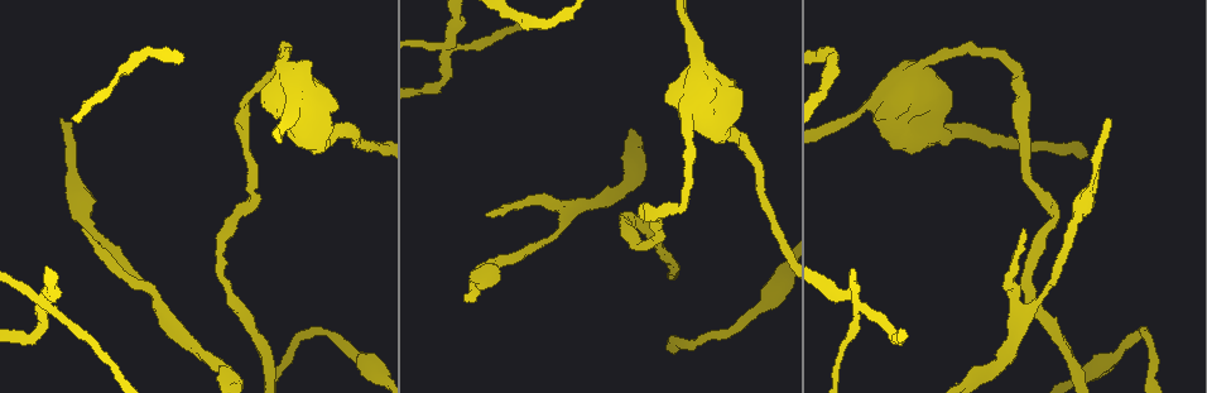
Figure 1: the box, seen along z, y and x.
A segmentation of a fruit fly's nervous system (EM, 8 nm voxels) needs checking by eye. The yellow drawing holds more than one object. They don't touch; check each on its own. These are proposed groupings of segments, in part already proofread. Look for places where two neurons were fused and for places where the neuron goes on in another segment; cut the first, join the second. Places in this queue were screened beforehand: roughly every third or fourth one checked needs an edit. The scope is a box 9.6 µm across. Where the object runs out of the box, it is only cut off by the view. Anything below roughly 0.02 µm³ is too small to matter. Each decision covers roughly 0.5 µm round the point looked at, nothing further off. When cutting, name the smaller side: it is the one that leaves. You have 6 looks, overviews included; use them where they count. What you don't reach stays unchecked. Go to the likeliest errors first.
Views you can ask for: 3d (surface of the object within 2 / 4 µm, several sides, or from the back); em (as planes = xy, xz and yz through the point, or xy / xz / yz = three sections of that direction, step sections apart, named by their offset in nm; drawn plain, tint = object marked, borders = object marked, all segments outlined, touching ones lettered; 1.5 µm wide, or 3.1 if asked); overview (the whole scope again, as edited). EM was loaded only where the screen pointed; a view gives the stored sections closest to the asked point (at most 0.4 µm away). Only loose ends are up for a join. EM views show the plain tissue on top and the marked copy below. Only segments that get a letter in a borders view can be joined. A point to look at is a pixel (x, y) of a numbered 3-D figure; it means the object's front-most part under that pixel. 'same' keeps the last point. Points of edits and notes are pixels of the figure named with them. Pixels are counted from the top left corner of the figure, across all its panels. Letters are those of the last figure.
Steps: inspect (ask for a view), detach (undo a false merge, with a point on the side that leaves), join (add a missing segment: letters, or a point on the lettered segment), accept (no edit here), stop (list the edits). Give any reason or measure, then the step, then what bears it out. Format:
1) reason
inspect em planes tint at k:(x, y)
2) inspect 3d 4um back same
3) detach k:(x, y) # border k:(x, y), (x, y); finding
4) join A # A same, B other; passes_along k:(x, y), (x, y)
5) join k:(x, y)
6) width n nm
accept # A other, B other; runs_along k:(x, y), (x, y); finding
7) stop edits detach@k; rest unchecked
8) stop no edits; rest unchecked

three arms meet
inspect 3d 2um at 1:(1034, 304)

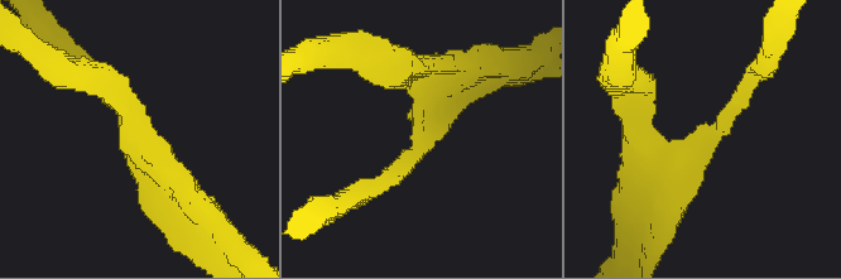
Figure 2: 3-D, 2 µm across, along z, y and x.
shape alone is not enough
inspect em planes borders at 2:(424, 144)

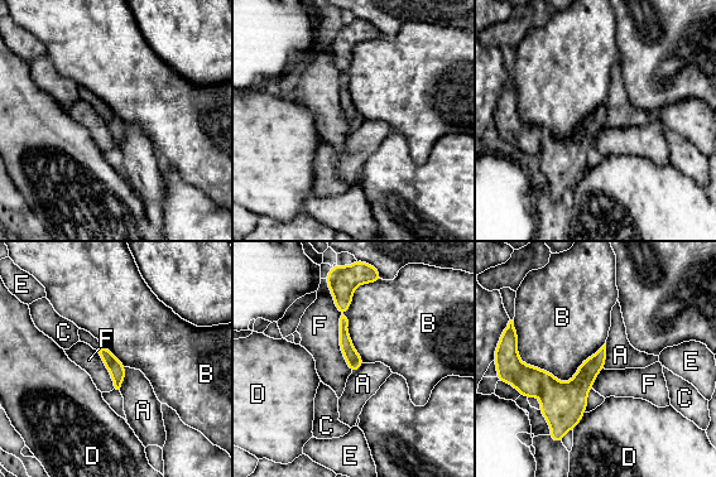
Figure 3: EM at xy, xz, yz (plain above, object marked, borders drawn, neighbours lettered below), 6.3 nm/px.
width 90 nm
accept # A other, B other, C other, D other, E other, F other; continuous, no second neuron

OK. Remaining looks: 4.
inspect 3d 2um at 1:(856, 303)

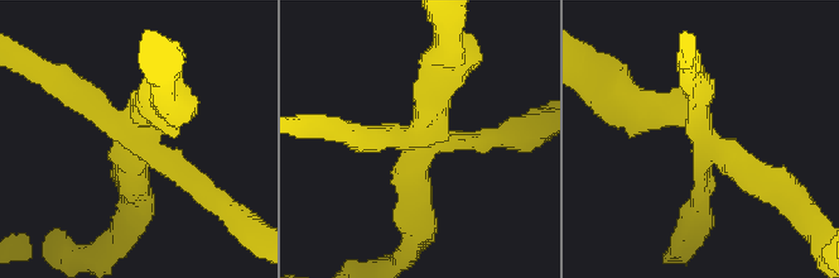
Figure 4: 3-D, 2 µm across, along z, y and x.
arms 4; now the EM
inspect em planes tint at 4:(699, 143)

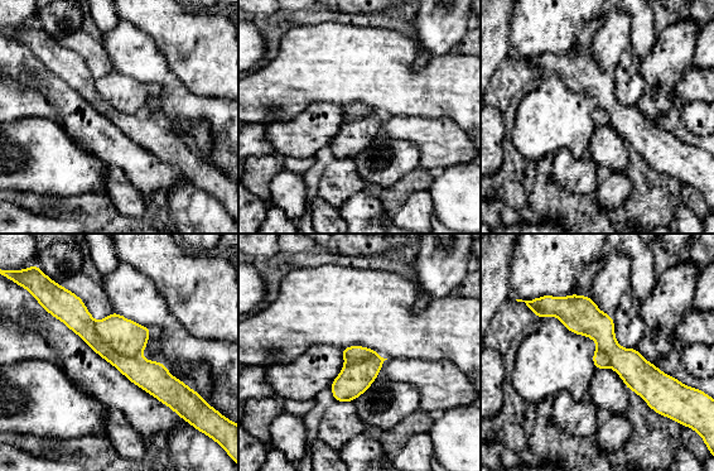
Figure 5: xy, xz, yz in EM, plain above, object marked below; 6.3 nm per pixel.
what lies round it
inspect em planes borders same

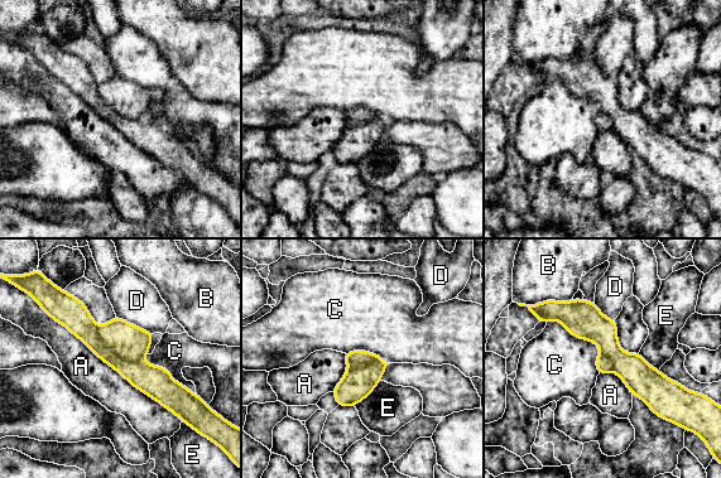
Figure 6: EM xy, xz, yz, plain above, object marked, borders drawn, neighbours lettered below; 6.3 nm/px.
detach 6:(145, 377) # A other, B other, C other, D other, E other; a second neuron is stuck on

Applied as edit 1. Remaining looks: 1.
stop edits detach@6; rest unchecked

